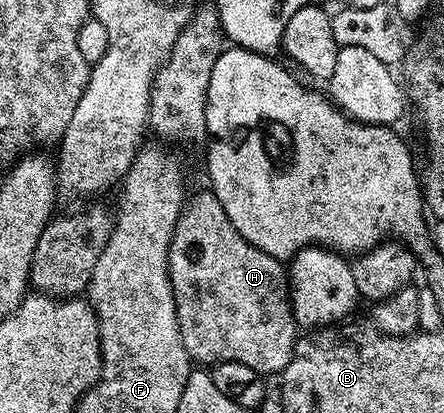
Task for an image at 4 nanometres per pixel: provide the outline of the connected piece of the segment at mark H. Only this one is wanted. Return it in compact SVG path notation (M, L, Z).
M210 189L198 192L193 199L191 196L181 210L176 222L176 228L172 230L172 240L168 250L168 276L170 277L170 285L172 286L174 301L176 302L176 316L180 322L182 345L193 364L215 365L217 363L225 363L226 361L238 361L238 365L250 365L250 369L260 372L265 377L271 377L275 371L276 374L284 372L286 365L292 359L292 351L296 348L296 340L298 338L298 328L296 326L296 318L292 312L292 301L288 290L288 272L285 264L279 259L270 257L270 253L262 253L262 249L250 245L246 241L246 237L242 237L238 233L238 229L234 229L234 225L230 225L230 217L226 217L226 209L222 209L218 197Z

